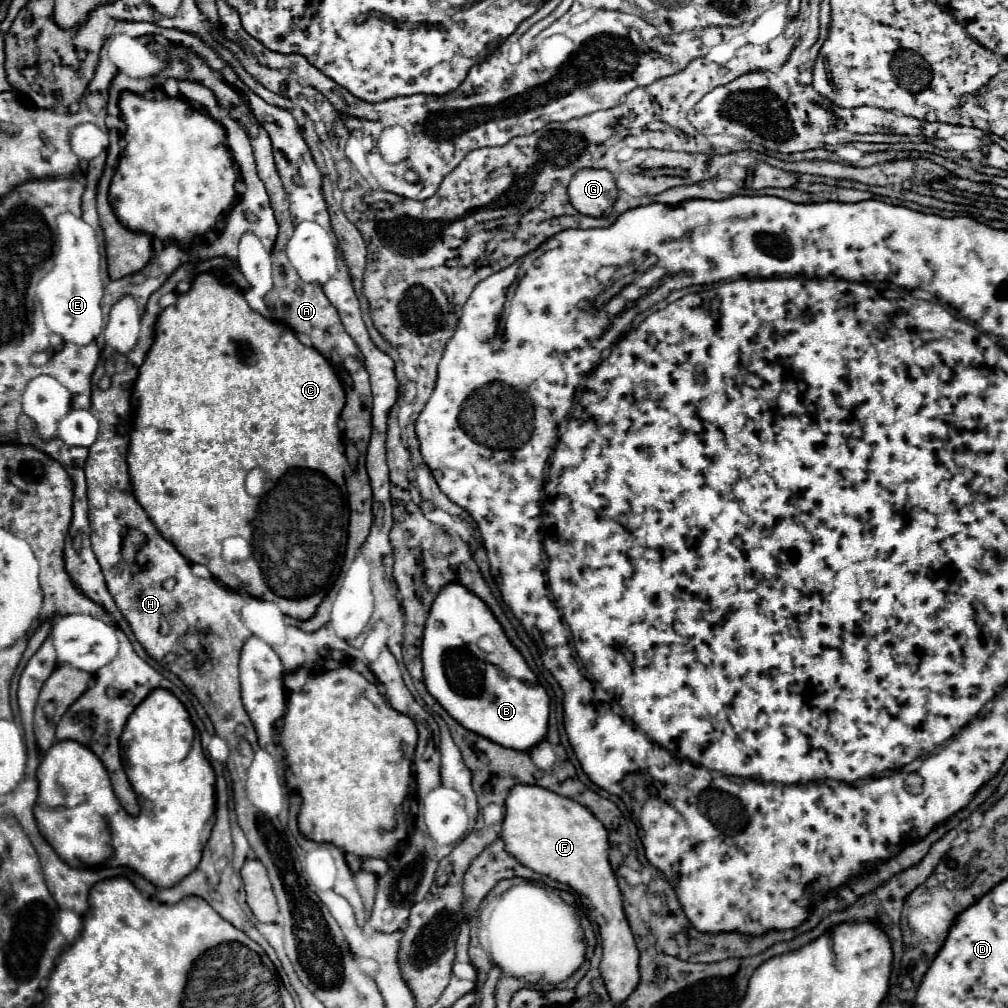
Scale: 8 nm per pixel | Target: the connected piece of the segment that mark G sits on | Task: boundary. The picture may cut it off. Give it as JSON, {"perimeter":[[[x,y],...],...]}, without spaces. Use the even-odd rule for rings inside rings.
{"perimeter":[[[580,169],[568,185],[570,203],[582,215],[600,217],[612,209],[618,189],[610,171],[606,169]]]}

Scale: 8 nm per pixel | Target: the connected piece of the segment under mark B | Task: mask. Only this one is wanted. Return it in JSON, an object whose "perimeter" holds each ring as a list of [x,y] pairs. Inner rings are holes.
{"perimeter":[[[458,583],[446,585],[428,615],[424,639],[422,639],[422,663],[424,663],[424,683],[428,693],[438,699],[438,703],[468,731],[474,731],[502,747],[510,747],[516,751],[530,751],[540,741],[546,739],[548,733],[548,715],[550,715],[550,699],[544,687],[538,685],[536,675],[528,669],[520,651],[508,641],[500,623],[494,619],[492,611],[486,607],[482,599],[470,593],[466,587]],[[482,637],[490,637],[494,643],[494,651],[484,651],[478,647]]]}

